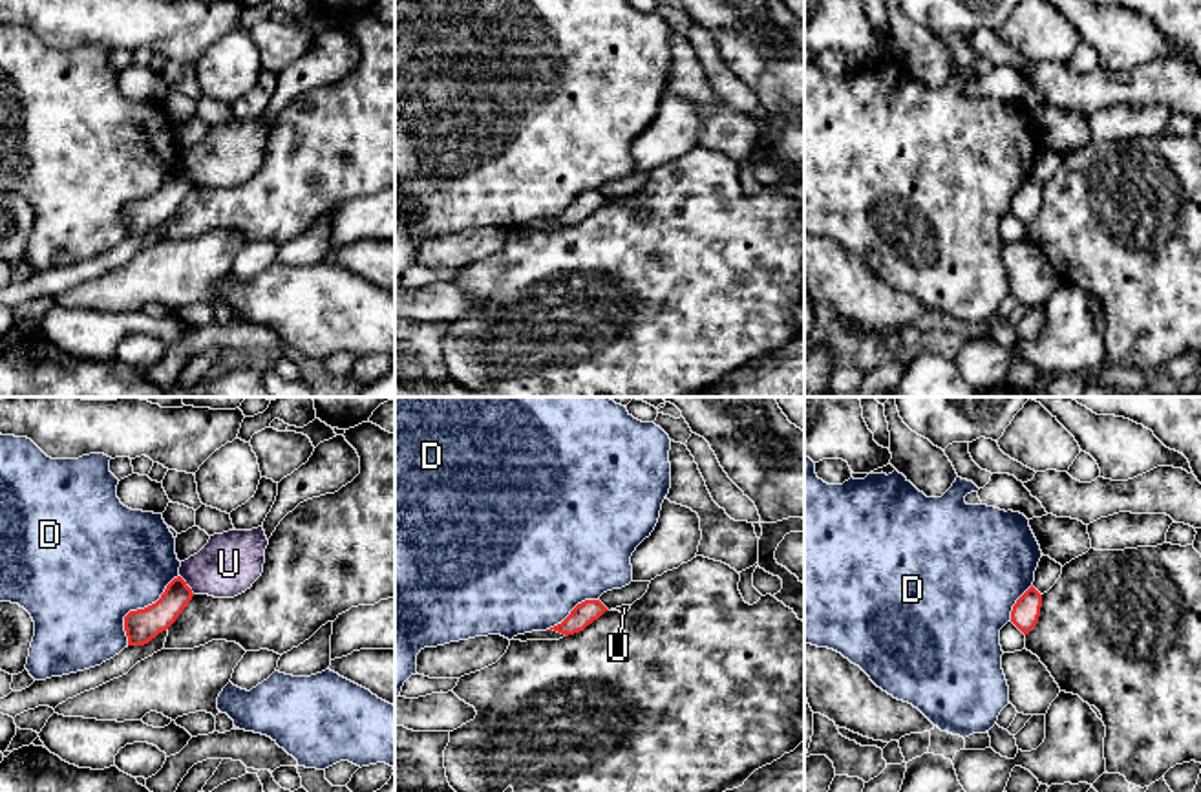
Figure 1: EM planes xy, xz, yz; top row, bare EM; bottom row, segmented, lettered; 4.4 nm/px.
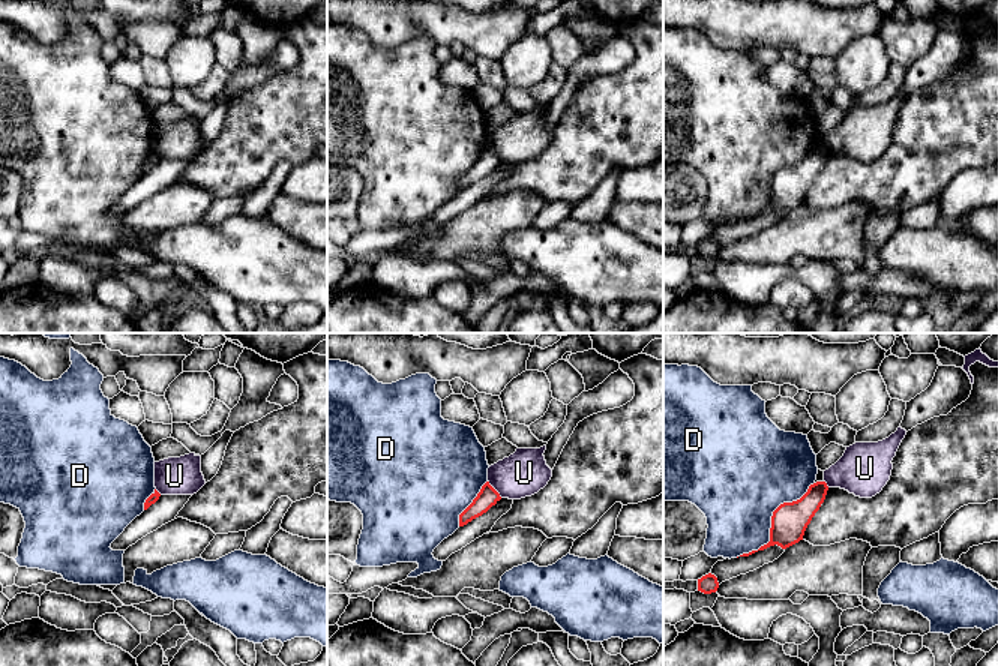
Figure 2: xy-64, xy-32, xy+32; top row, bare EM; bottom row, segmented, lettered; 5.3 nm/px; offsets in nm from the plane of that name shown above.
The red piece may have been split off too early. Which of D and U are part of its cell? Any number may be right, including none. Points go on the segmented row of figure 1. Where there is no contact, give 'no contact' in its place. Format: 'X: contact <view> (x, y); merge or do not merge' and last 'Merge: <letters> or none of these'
D: contact xy (139, 610); do not merge
U: contact xy (185, 584); do not merge
Merge: none of these

